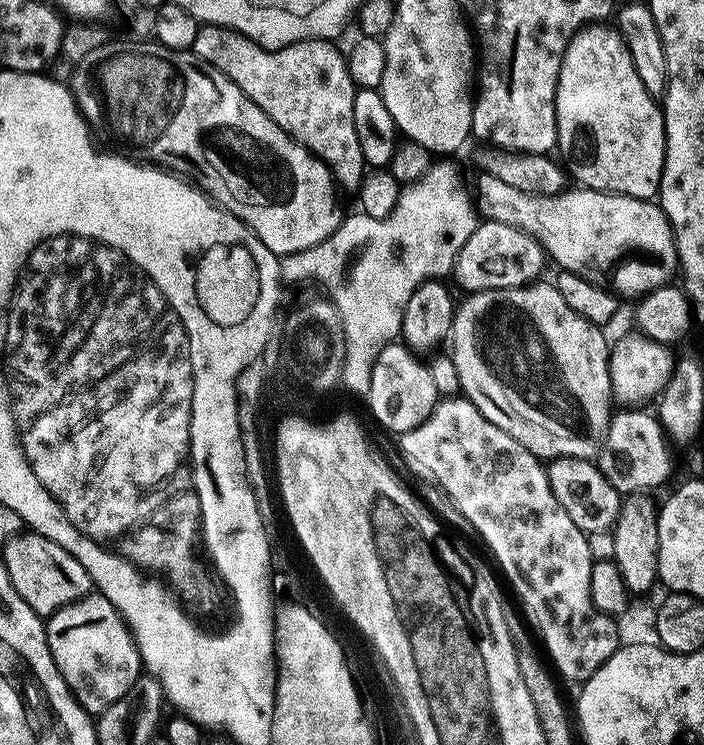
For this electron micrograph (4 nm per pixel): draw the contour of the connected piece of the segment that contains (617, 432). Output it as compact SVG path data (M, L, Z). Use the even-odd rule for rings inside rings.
M648 410L613 411L608 430L602 441L603 451L608 451L608 468L603 469L604 477L610 481L621 494L639 490L653 490L668 476L672 464L668 458L669 443L659 419Z

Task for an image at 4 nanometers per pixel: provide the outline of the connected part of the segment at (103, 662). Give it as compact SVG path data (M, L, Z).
M89 594L70 602L47 617L46 623L50 654L54 656L54 662L62 672L62 678L66 680L66 686L70 686L74 698L86 711L93 714L105 712L111 704L127 696L136 681L141 679L140 654L132 641L132 635L123 618L117 614L116 607L105 596Z

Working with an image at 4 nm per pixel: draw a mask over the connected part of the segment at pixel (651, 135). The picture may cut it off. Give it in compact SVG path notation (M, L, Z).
M589 23L564 51L556 87L558 152L564 155L567 175L577 185L652 200L659 193L664 169L664 114L642 86L628 43L615 27L606 25Z

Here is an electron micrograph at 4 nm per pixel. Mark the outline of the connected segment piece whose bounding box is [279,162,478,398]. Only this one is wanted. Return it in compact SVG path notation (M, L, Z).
M436 162L416 180L401 187L400 197L386 218L375 220L361 215L359 219L348 220L345 224L344 221L337 223L336 231L322 243L301 252L291 252L279 263L280 278L285 285L296 284L299 280L317 280L329 292L327 295L340 319L340 331L344 333L344 365L340 378L343 387L364 398L370 390L370 378L374 374L378 354L401 335L400 327L410 294L420 284L447 277L451 273L456 255L462 250L466 238L470 238L476 229L478 208L469 189L468 192L464 189L459 170L452 164Z

